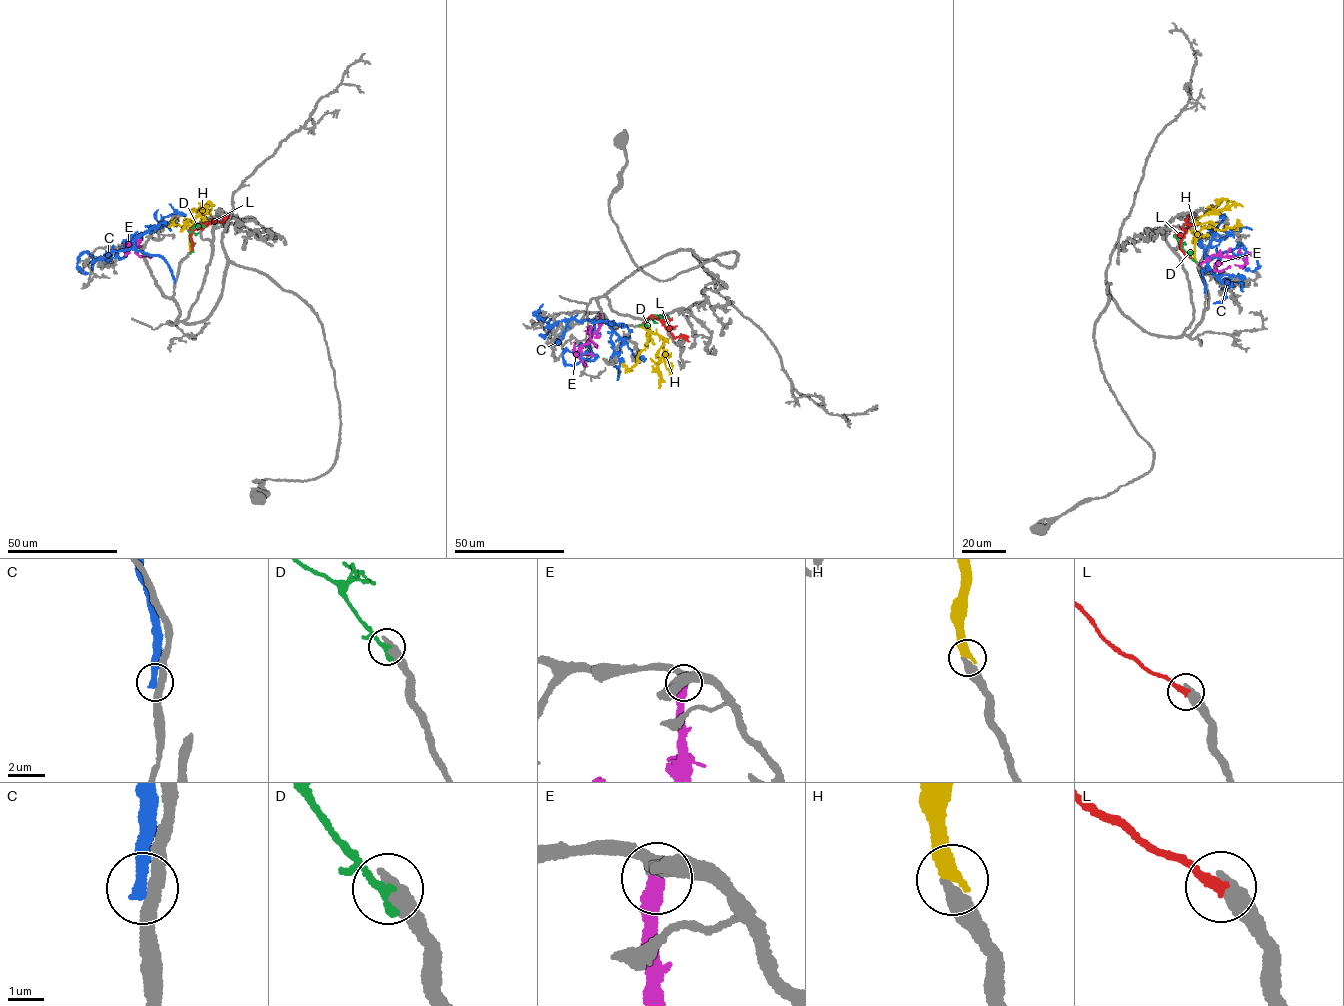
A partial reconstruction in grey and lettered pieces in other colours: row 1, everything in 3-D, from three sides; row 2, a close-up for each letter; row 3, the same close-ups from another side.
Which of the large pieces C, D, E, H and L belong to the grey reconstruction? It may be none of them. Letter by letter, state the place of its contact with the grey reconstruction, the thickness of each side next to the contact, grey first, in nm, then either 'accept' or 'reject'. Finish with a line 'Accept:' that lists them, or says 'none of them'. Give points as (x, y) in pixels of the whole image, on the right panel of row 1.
C: meets grey at (1205, 292); 380 nm thick on the grey side, 380 nm on the other; reject
D: meets grey at (1195, 261); 480 nm thick on the grey side, 280 nm on the other; reject
E: meets grey at (1199, 265); 400 nm thick on the grey side, 400 nm on the other; accept
H: meets grey at (1195, 259); 400 nm thick on the grey side, 440 nm on the other; accept
L: meets grey at (1194, 260); 400 nm thick on the grey side, 260 nm on the other; reject
Accept: E, H

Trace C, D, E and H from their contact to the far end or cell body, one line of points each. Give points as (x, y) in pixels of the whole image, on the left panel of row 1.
C: (174, 282), (163, 258), (132, 249), (110, 251), (95, 260), (83, 252), (77, 267), (87, 273)
D: (190, 252), (191, 229), (196, 225), (204, 226)
E: (138, 244), (136, 238), (125, 243), (129, 245), (126, 253), (120, 248)
H: (190, 251), (190, 228), (202, 211), (198, 209), (206, 209), (211, 215)

